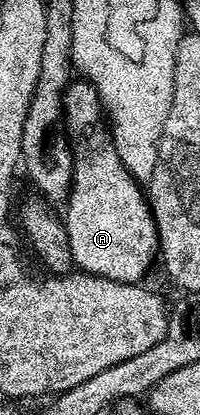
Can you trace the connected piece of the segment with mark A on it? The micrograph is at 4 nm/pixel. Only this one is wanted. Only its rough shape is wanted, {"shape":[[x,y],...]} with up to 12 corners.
{"shape":[[90,82],[66,87],[74,267],[140,283],[159,254],[142,183]]}

